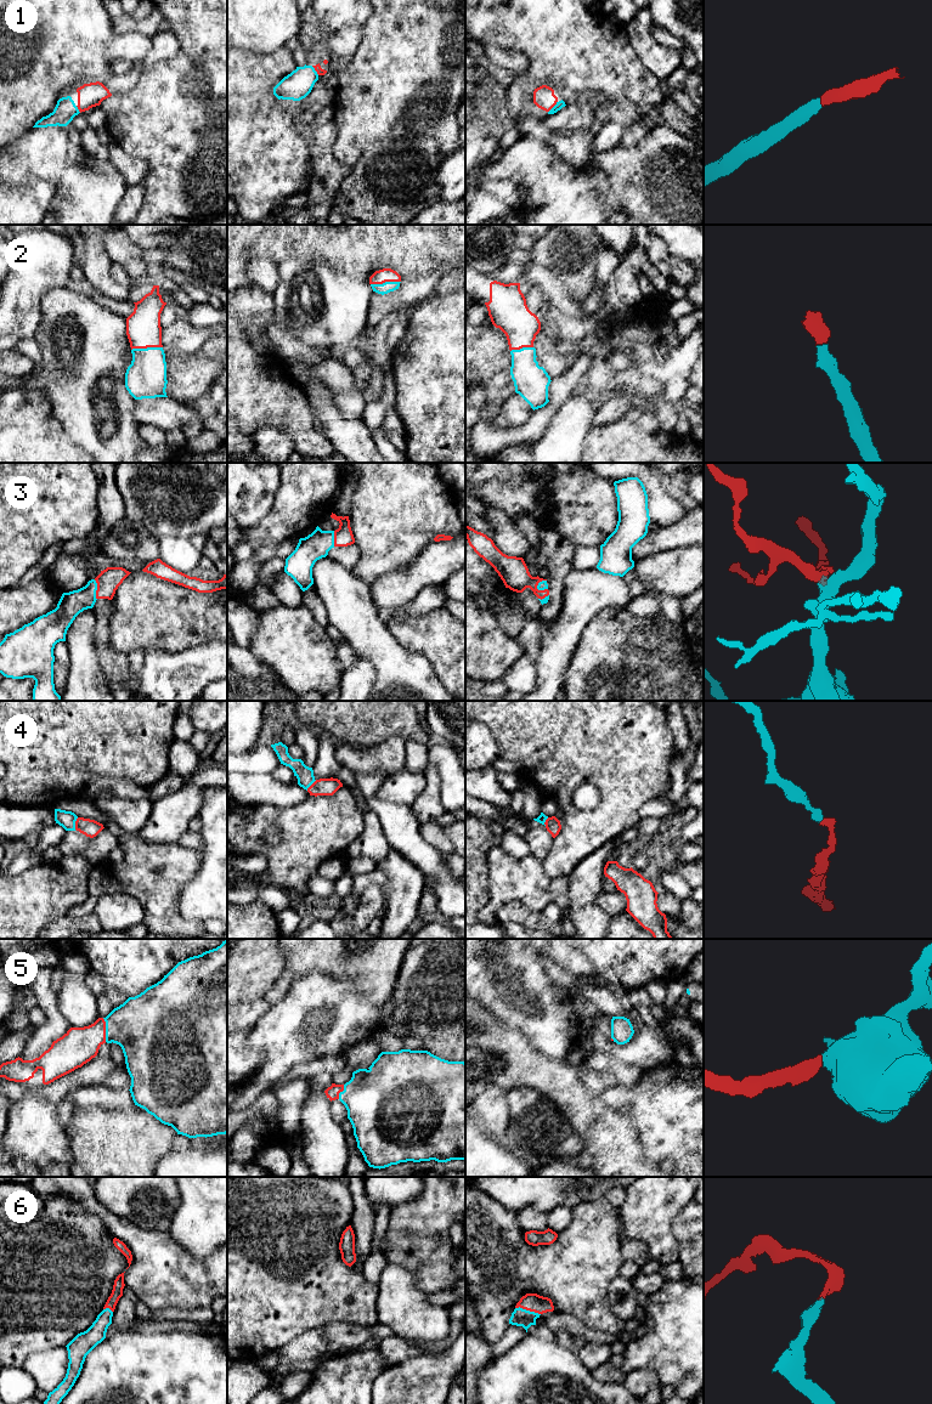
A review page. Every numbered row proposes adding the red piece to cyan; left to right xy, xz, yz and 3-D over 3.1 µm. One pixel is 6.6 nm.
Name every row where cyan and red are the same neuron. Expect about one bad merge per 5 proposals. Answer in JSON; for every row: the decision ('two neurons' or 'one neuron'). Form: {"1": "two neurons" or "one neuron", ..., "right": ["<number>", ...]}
{"1": "one neuron", "2": "one neuron", "3": "one neuron", "4": "one neuron", "5": "one neuron", "6": "one neuron", "right": ["1", "2", "3", "4", "5", "6"]}

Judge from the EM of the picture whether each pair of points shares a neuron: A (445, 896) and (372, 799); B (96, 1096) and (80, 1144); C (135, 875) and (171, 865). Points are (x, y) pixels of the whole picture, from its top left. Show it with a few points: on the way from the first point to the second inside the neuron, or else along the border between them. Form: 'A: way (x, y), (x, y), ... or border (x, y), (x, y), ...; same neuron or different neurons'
A: way (439, 872), (402, 834), (401, 828), (396, 824); same neuron
B: border (78, 1107), (116, 1108), (120, 1110); different neurons
C: way (143, 873), (150, 867), (163, 862); same neuron

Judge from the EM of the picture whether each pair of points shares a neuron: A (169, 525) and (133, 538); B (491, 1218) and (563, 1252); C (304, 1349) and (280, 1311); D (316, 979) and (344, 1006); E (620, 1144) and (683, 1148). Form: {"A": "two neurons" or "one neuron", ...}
{"A": "two neurons", "B": "one neuron", "C": "two neurons", "D": "one neuron", "E": "two neurons"}

